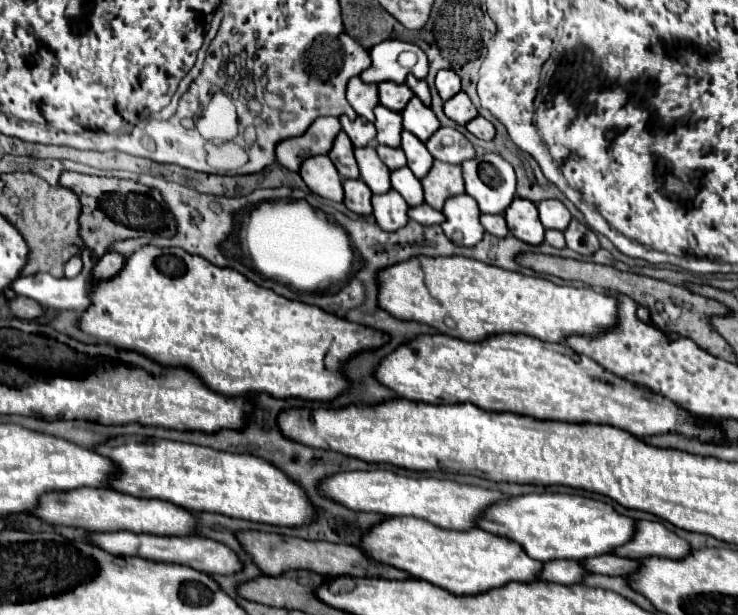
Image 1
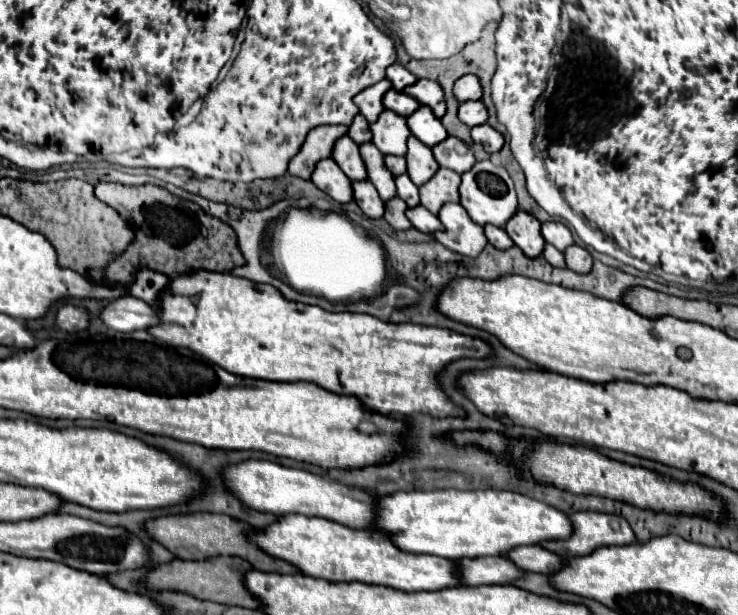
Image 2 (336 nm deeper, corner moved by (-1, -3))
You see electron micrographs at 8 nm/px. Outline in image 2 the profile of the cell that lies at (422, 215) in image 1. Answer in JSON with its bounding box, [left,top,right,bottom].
[406,205,442,233]

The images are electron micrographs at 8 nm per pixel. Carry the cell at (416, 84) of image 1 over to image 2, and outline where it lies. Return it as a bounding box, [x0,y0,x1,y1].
[404,79,446,117]

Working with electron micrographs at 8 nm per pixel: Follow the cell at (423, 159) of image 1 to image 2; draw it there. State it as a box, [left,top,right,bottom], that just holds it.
[406,137,440,187]

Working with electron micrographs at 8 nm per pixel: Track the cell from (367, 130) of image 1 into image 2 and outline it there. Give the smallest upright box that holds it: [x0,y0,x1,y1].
[348,115,372,145]

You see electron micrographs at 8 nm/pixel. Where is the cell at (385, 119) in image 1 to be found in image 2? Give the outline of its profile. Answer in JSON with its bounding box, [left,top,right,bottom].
[370,111,410,155]

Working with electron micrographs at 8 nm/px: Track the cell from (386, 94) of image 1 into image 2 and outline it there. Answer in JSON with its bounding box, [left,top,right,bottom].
[384,89,420,117]

